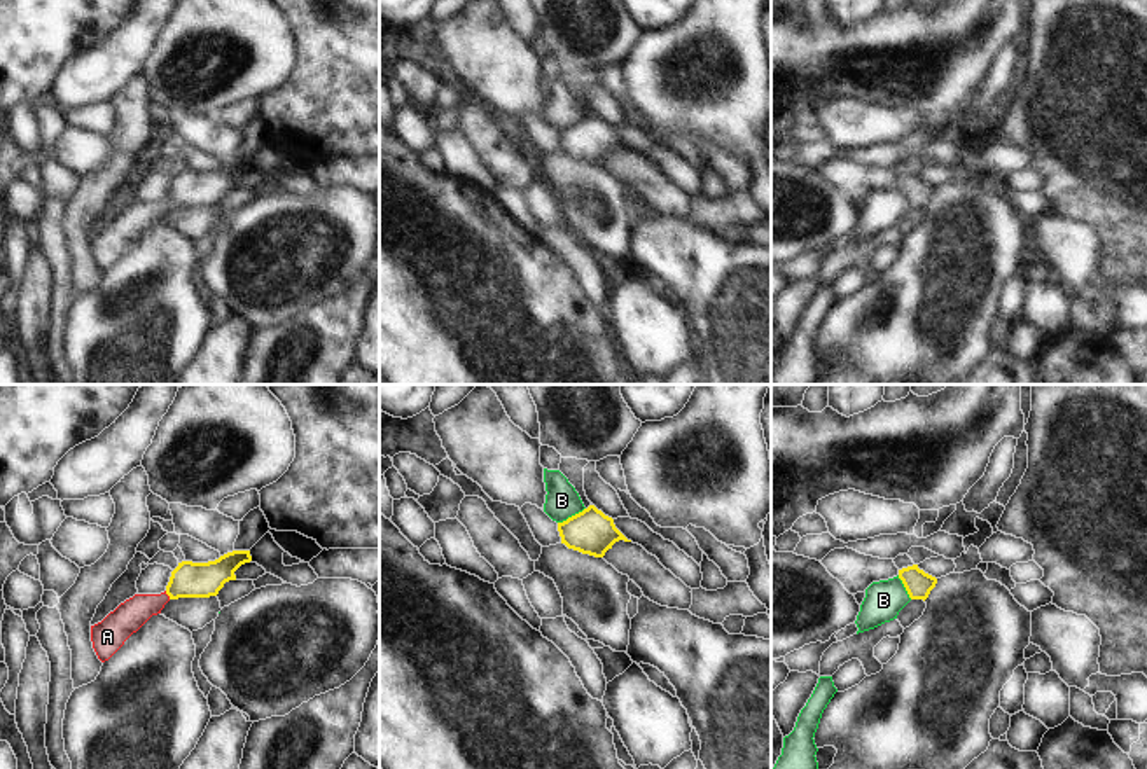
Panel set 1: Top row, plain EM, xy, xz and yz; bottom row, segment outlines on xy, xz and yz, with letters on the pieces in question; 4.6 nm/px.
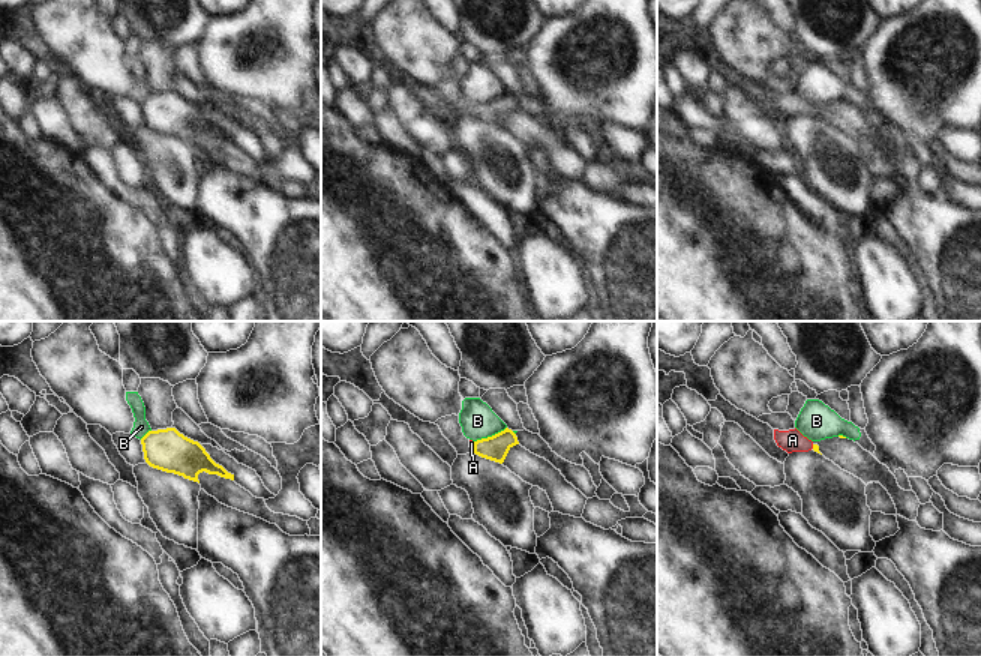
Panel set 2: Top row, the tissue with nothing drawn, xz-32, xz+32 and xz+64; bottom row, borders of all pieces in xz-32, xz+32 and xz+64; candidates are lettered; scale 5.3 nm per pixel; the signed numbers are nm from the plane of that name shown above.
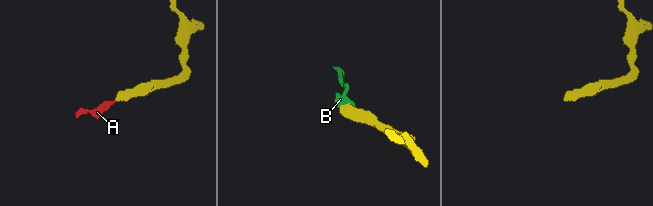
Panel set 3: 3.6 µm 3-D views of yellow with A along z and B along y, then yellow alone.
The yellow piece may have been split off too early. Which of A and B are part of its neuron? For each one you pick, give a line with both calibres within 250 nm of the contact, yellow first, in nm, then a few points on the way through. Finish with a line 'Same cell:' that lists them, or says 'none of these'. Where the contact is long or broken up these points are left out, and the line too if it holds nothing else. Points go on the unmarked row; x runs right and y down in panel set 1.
A: calibres 160 and 150 nm; way xy (189, 187), (166, 201), (128, 226)
Same cell: A

